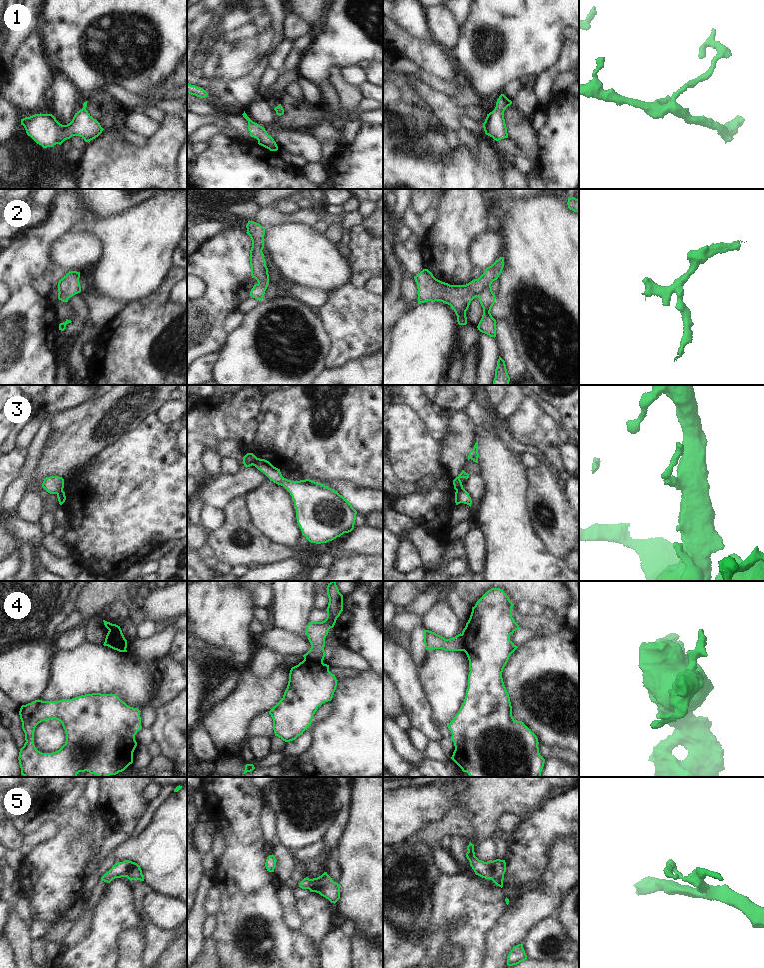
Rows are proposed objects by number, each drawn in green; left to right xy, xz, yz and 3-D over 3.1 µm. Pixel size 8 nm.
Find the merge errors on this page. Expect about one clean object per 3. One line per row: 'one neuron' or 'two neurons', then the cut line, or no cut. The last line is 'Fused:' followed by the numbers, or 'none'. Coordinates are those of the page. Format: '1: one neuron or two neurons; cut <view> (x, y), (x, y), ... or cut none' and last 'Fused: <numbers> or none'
1: one neuron; cut none
2: two neurons; cut yz (490, 285), (478, 296)
3: two neurons; cut xz (257, 458), (252, 464)
4: two neurons; cut xz (304, 658), (322, 662)
5: one neuron; cut none
Fused: 2, 3, 4

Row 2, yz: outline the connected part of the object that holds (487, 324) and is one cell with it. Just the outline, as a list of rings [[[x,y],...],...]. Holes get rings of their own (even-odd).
[[[492,287],[485,288],[479,296],[479,302],[483,308],[482,318],[477,326],[478,330],[490,337],[496,337],[496,320],[492,317],[490,311],[495,303],[495,294]]]

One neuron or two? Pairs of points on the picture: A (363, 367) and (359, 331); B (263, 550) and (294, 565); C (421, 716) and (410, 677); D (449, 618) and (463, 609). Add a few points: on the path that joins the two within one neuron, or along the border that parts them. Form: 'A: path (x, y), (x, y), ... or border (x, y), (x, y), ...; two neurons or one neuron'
A: border (372, 354), (366, 357), (350, 359), (340, 366); two neurons
B: border (292, 557), (261, 566); two neurons
C: path (417, 706), (410, 687); one neuron
D: border (444, 599), (453, 609), (462, 627); two neurons

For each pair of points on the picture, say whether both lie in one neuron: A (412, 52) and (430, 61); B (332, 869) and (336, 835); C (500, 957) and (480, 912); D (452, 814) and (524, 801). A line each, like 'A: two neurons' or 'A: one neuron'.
A: one neuron
B: two neurons
C: two neurons
D: one neuron

